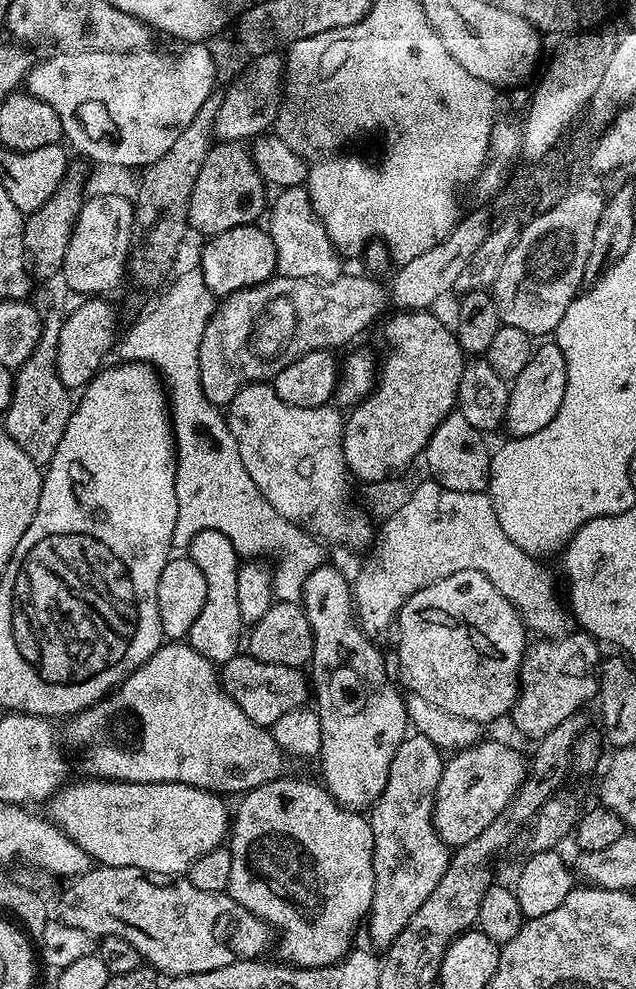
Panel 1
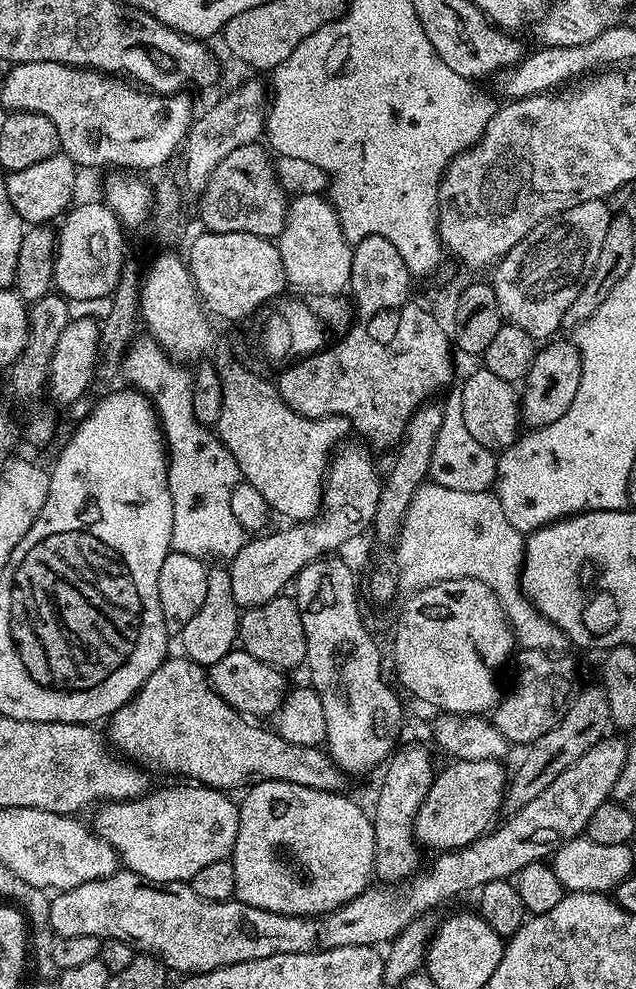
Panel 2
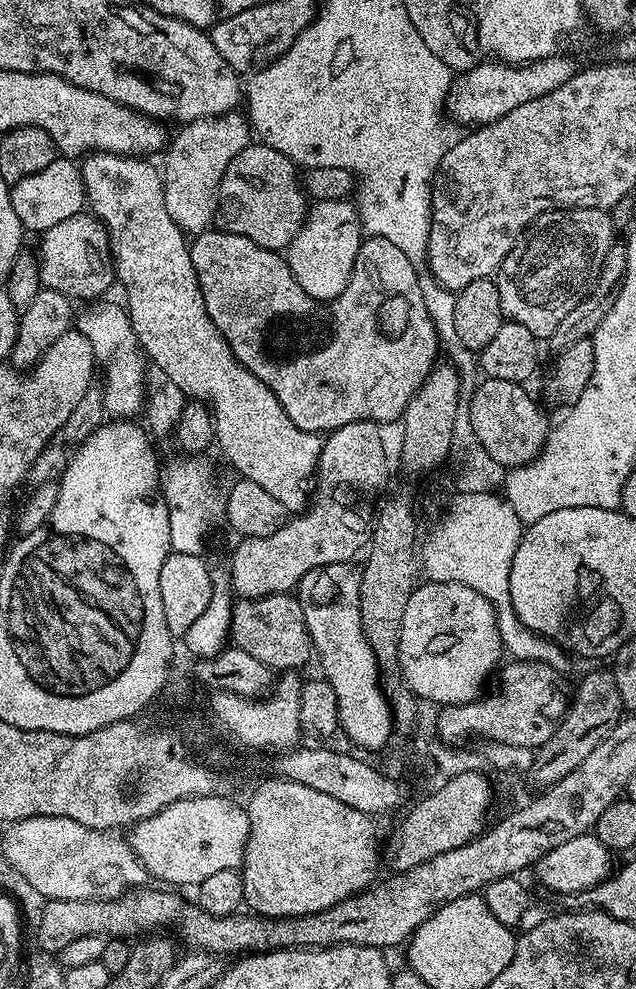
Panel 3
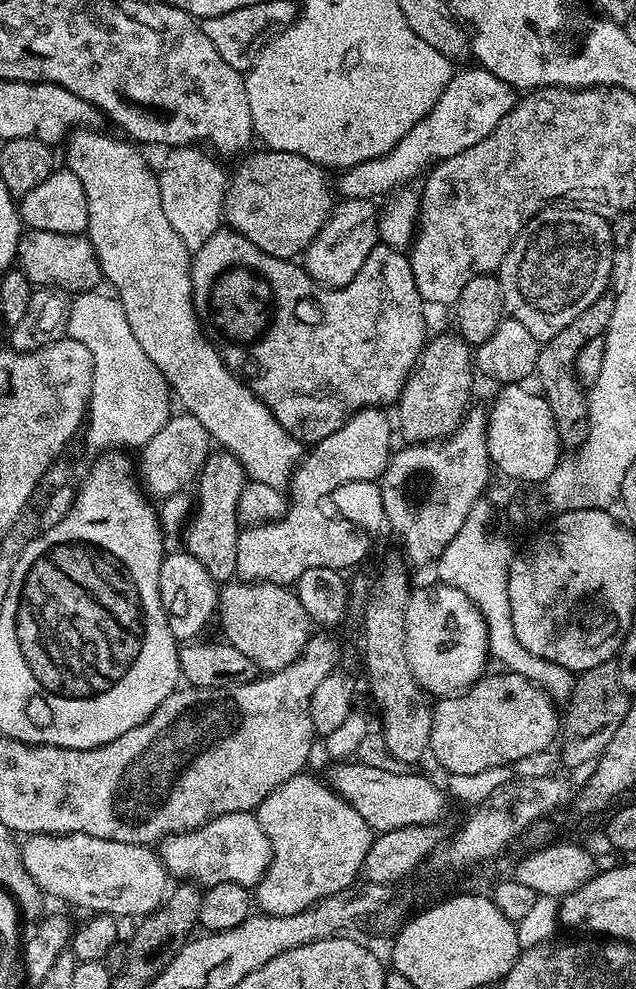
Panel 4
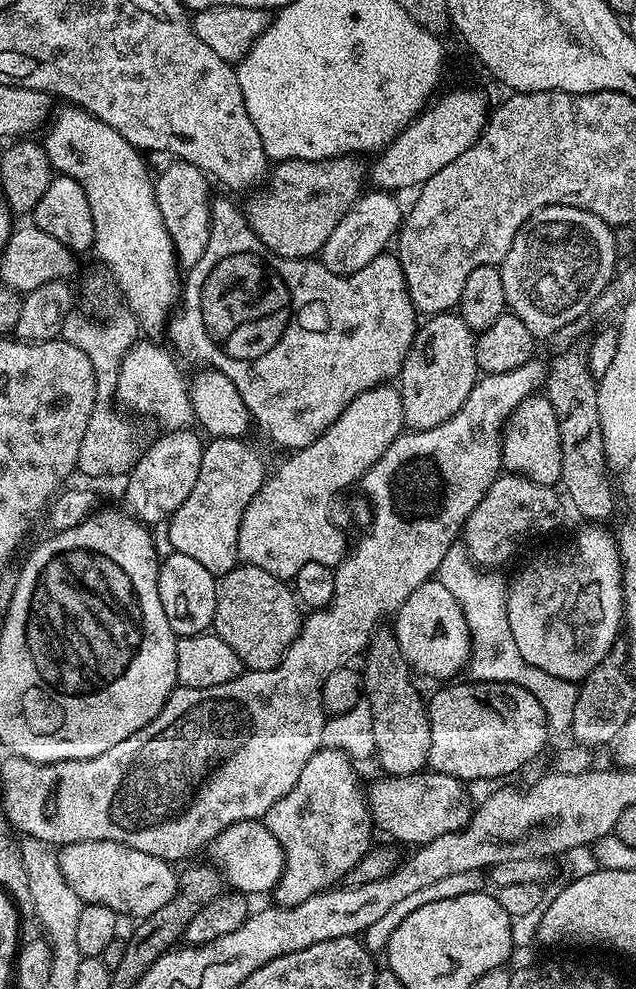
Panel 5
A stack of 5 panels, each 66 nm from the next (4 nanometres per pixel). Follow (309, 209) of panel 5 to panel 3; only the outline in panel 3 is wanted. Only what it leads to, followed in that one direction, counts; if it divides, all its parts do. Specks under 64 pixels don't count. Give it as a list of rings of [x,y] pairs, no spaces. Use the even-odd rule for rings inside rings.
[[[249,142],[226,166],[220,189],[216,192],[215,227],[222,232],[238,234],[271,252],[283,253],[302,230],[310,207],[301,173],[287,152],[274,150],[271,143]]]

